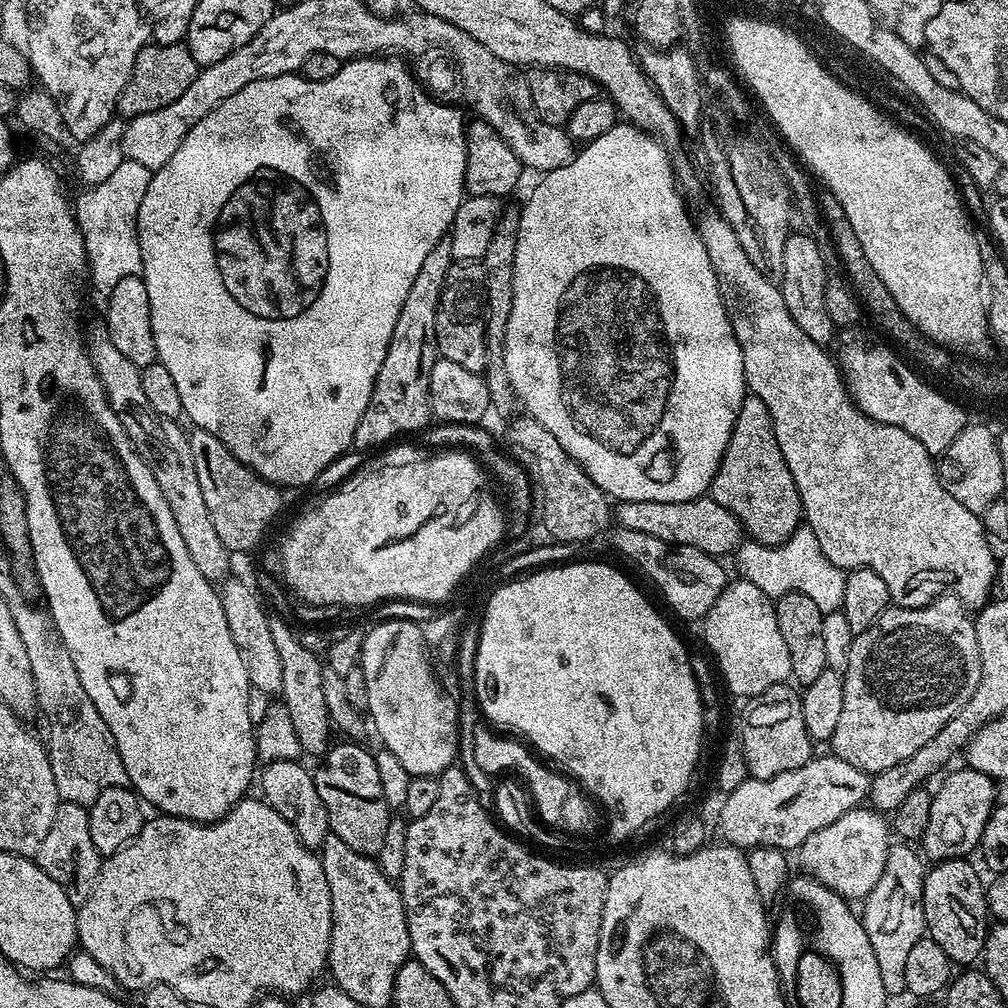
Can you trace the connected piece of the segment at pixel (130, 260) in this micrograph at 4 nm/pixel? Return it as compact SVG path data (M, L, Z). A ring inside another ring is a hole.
M125 159L105 182L93 185L74 200L74 215L82 230L88 258L88 276L102 298L110 296L122 279L143 273L137 216L152 177L151 169Z

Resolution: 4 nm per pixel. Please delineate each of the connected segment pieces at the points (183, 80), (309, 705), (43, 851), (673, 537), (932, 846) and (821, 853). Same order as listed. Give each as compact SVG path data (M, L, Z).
M149 42L145 44L144 49L138 54L138 58L134 62L134 70L118 98L116 103L117 113L121 117L131 118L142 114L150 114L150 110L162 110L162 106L170 106L170 102L174 102L174 98L182 98L182 93L189 88L190 82L194 82L197 71L196 60L188 53L188 49L183 43L158 44Z
M273 618L270 622L274 650L278 650L278 658L282 658L282 690L279 697L290 712L291 724L301 744L301 753L313 752L316 758L320 758L328 751L333 739L331 736L334 736L332 719L326 710L326 693L322 690L322 674L325 667L322 660L320 664L319 658L288 629L289 621L285 620Z
M61 802L34 859L46 874L50 874L50 878L54 878L54 882L58 882L58 886L62 886L62 890L66 890L66 898L70 898L72 904L79 906L90 898L100 873L102 857L90 838L90 818L85 805Z
M705 494L690 502L638 502L637 500L622 500L615 505L614 520L617 525L626 530L639 530L641 534L651 534L654 538L662 538L662 542L670 542L678 546L694 546L706 554L717 558L731 557L745 539L746 533L740 526L740 520L726 506L718 506L711 495Z
M967 766L950 773L941 782L940 789L932 792L930 822L926 822L922 841L923 855L929 861L939 862L967 857L967 852L975 853L980 846L982 830L986 830L986 822L998 803L996 788L997 781L992 777Z
M868 806L855 808L842 814L842 818L830 822L830 826L814 830L814 834L810 834L810 838L800 844L798 855L800 864L804 867L801 869L845 900L863 901L870 890L874 890L878 878L882 878L890 847L888 836L890 837L890 824L881 813Z

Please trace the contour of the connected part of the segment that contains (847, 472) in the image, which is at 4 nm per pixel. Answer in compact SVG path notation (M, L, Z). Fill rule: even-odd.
M719 210L704 212L701 216L695 217L696 229L702 238L702 244L706 246L706 254L710 257L710 266L714 266L714 278L718 278L718 290L724 303L724 309L728 315L730 326L734 330L734 338L738 338L738 346L742 350L742 362L744 363L744 382L747 391L751 395L762 398L766 410L772 419L772 429L774 438L778 442L778 450L786 458L786 466L790 466L790 474L794 474L794 486L798 486L800 501L804 507L803 519L806 521L806 527L814 530L814 538L818 538L818 546L822 546L822 554L834 562L834 566L851 570L853 568L869 568L874 570L886 582L886 590L890 590L892 604L897 608L920 608L924 604L938 596L949 595L957 596L965 606L980 606L989 599L988 591L993 591L996 584L996 565L998 563L997 553L992 553L993 545L990 543L990 537L984 530L983 519L977 513L966 510L958 498L950 498L950 494L940 484L940 474L938 464L934 457L922 446L914 434L906 434L906 430L898 430L898 426L883 424L877 420L871 420L857 408L851 396L848 395L848 389L844 383L844 377L840 374L837 361L831 355L828 356L821 345L815 344L810 337L802 334L802 326L790 318L790 310L786 310L786 302L780 293L780 285L775 279L768 280L768 276L763 271L761 265L755 264L742 250L742 242L738 242L738 234L726 222L724 215Z

